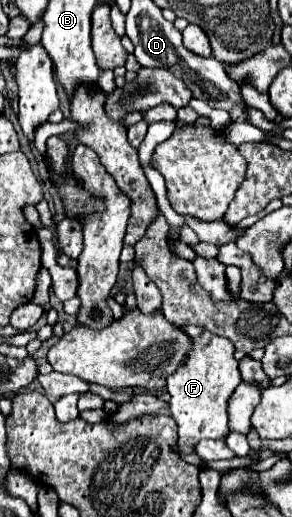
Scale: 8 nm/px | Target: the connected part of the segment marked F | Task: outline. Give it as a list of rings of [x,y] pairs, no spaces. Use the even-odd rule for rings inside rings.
[[[203,331],[203,335],[193,341],[193,349],[187,355],[187,363],[183,367],[179,367],[173,375],[167,377],[167,391],[171,395],[171,401],[169,401],[171,417],[179,425],[179,443],[177,443],[177,447],[183,455],[193,453],[193,447],[201,439],[225,439],[229,435],[227,405],[229,405],[229,397],[233,395],[237,385],[241,383],[241,373],[237,369],[237,361],[233,357],[233,351],[235,351],[235,347],[229,339],[219,337],[215,333],[209,333],[209,331]]]

